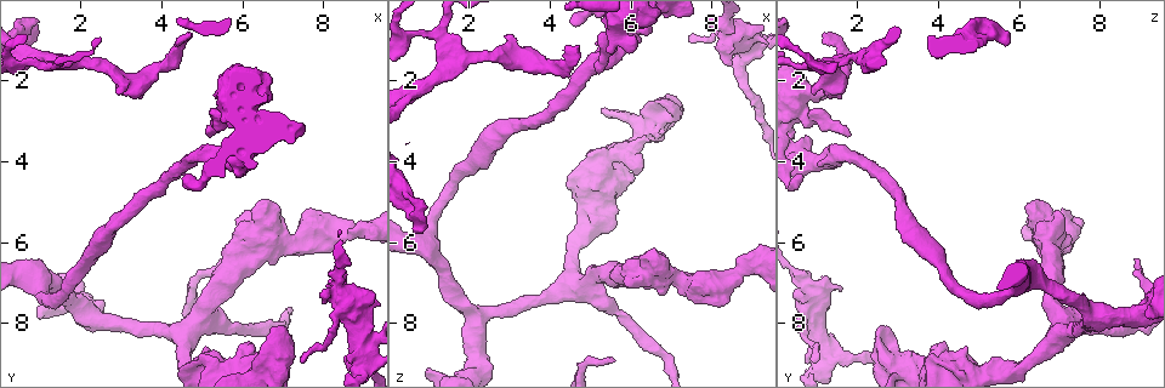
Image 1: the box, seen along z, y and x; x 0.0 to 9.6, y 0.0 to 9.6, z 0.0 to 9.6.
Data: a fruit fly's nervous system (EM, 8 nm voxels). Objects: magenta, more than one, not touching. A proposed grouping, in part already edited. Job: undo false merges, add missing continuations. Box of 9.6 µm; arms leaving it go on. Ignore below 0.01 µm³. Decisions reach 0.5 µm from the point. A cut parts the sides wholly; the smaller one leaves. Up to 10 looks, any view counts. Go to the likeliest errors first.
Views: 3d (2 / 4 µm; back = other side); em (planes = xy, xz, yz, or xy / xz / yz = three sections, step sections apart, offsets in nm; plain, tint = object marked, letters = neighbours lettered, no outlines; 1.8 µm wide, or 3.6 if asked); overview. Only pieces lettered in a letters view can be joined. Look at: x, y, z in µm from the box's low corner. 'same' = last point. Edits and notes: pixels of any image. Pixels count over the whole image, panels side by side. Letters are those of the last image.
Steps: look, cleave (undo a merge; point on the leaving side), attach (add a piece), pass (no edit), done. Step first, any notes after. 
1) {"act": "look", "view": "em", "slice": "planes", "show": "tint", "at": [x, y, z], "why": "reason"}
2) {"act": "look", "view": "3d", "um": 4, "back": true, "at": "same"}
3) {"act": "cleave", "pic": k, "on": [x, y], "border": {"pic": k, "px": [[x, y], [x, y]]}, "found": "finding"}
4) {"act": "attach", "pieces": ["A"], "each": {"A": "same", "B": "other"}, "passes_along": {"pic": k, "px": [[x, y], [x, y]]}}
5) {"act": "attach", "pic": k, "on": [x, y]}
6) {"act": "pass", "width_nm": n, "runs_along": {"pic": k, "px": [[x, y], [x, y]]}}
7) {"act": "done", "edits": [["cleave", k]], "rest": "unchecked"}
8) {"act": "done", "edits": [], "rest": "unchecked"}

{"act": "look", "view": "em", "slice": "yz", "step": 4, "show": "tint", "at": [8.95, 5.75, 6.60], "why": "abrupt turn"}

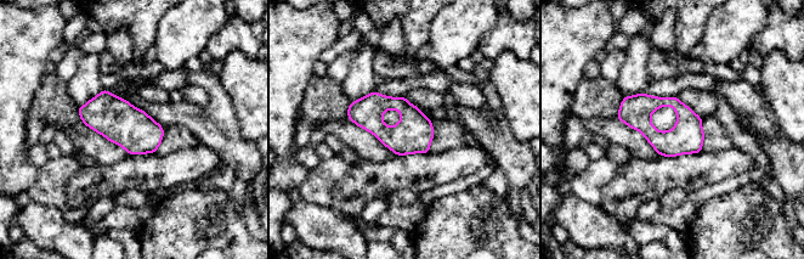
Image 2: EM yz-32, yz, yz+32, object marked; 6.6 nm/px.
{"act": "look", "view": "em", "slice": "yz", "step": 4, "show": "letters", "at": "same"}

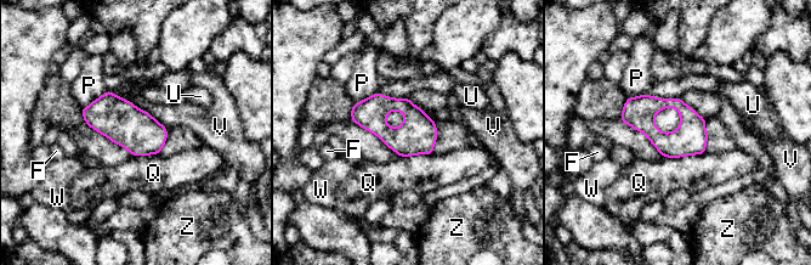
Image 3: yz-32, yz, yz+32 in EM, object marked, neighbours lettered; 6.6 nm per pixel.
{"act": "pass", "width_nm": 220, "each": {"F": "other", "P": "other", "Q": "other", "U": "other", "V": "other", "W": "other", "Z": "other"}, "border": {"pic": 3, "px": [[705, 152], [663, 157]]}, "found": "one neuron here"}

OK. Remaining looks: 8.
{"act": "look", "view": "em", "slice": "planes", "show": "letters", "at": [4.70, 0.95, 1.15], "why": "branch stops here"}

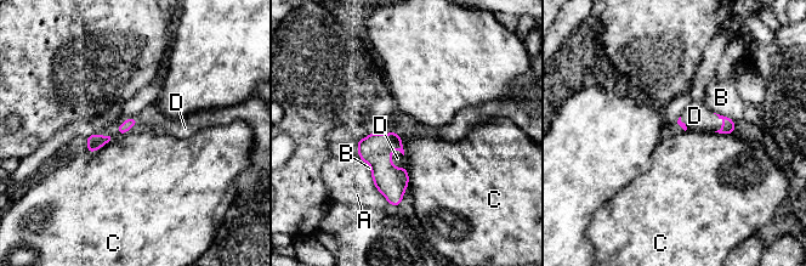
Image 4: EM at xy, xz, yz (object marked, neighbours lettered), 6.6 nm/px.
{"act": "attach", "pieces": ["D"], "each": {"A": "other", "B": "other", "C": "other", "D": "same"}, "passes_along": {"pic": 4, "px": [[375, 150], [390, 159], [397, 158]]}, "found": "it goes on there"}

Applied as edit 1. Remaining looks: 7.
{"act": "look", "view": "overview"}

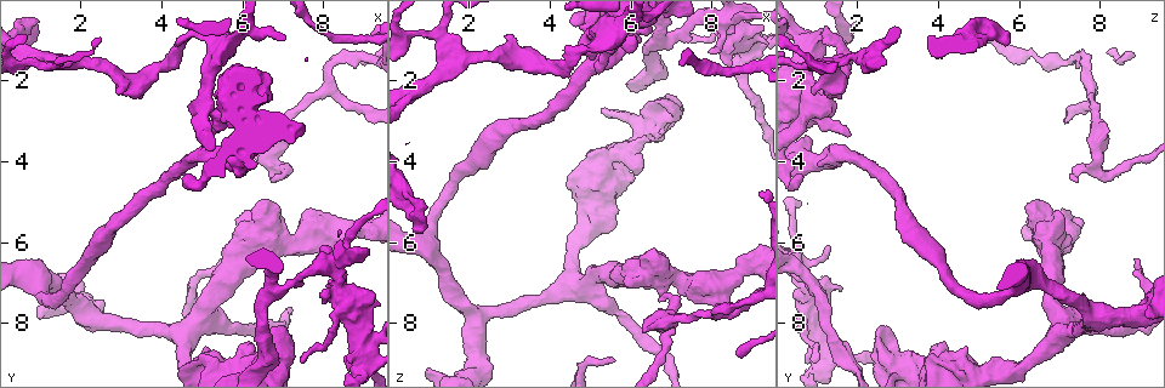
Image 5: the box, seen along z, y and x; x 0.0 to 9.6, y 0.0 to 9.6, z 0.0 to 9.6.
{"act": "look", "view": "3d", "um": 2, "back": true, "at": [9.05, 8.70, 0.95], "why": "sudden change in width"}

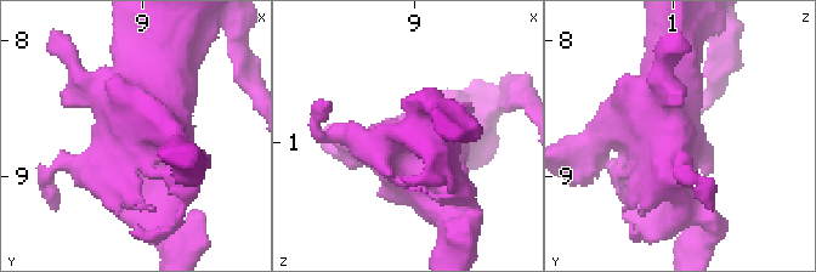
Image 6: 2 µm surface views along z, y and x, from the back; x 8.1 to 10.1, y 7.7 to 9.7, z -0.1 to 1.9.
{"act": "look", "view": "em", "slice": "planes", "show": "letters", "at": [9.10, 8.66, 1.04], "why": "now the EM"}

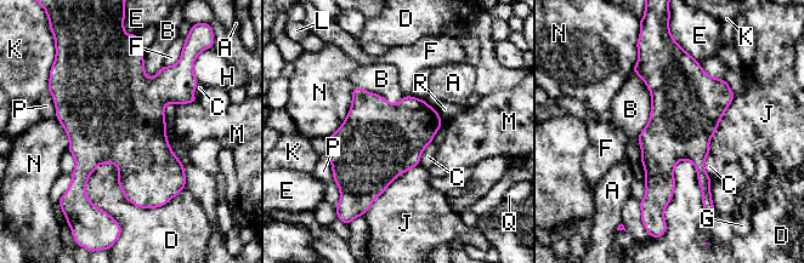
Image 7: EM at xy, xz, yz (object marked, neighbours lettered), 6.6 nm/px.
{"act": "pass", "width_nm": 460, "each": {"A": "other", "B": "other", "C": "other", "D": "other", "E": "other", "F": "other", "G": "other", "H": "other", "J": "other", "K": "other", "L": "other", "M": "other", "N": "other", "P": "other", "Q": "other", "R": "other"}, "border": {"pic": 7, "px": [[633, 72], [650, 93], [637, 138]]}, "found": "all the same neuron"}

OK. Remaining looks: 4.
{"act": "look", "view": "3d", "um": 4, "back": true, "at": [6.75, 4.50, 7.40], "why": "branch stops here"}

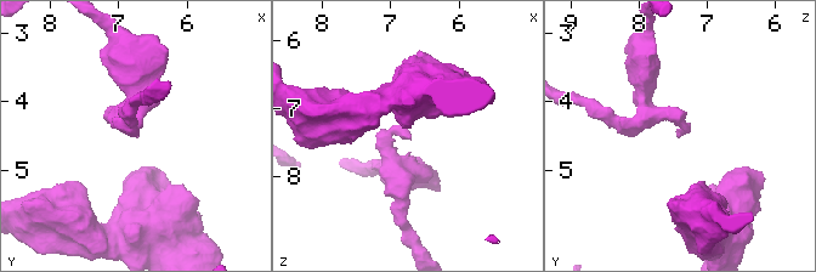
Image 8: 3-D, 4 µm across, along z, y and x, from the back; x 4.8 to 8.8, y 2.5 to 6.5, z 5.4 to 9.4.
{"act": "look", "view": "em", "slice": "xy", "step": 8, "show": "letters", "at": [6.65, 4.50, 7.45], "why": "shape alone is not enough"}

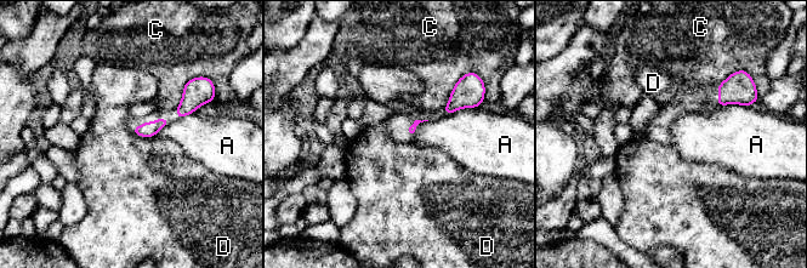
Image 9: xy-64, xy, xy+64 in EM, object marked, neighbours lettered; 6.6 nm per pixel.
{"act": "look", "view": "em", "slice": "planes", "show": "letters", "at": "same", "why": "another direction"}

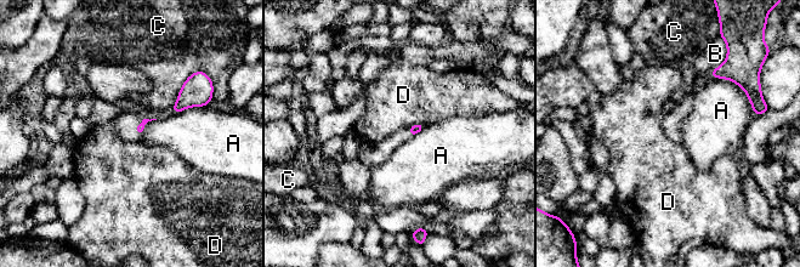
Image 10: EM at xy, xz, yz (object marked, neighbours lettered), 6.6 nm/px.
{"act": "pass", "longest_contact_nm": ["C", 240], "each": {"A": "other", "B": "other", "C": "other", "D": "other"}, "border": {"pic": 10, "px": [[425, 125], [416, 124], [408, 128]]}, "found": "none of them fits"}

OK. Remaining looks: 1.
{"act": "done", "edits": [["attach", 4]], "rest": "unchecked"}

